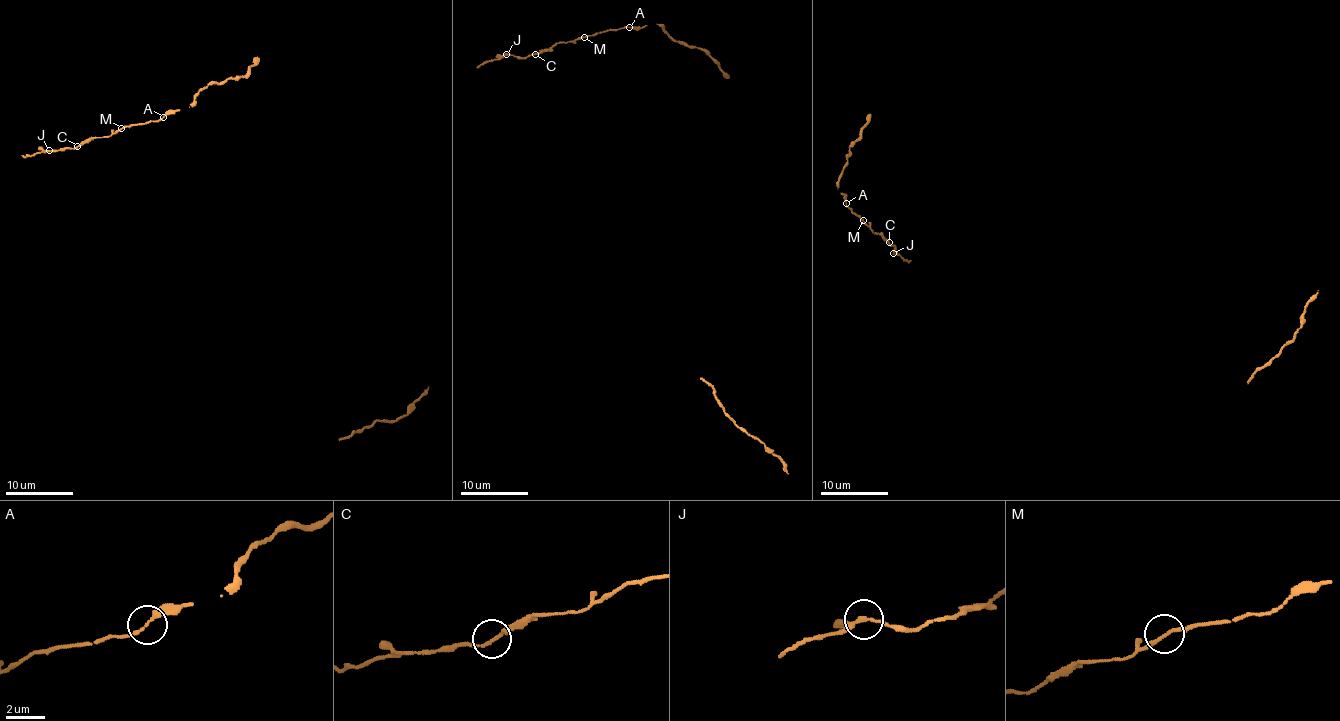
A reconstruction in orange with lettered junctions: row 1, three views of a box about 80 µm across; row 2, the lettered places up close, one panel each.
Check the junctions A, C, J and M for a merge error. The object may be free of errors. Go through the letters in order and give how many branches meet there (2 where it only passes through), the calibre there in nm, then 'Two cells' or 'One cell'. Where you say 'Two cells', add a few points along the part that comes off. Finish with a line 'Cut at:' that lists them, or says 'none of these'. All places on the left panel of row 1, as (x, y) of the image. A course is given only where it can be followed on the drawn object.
A: Branches: 2. Thickness 170 nm. One cell
C: Branches: 2. Thickness 150 nm. One cell
J: Branches: 3. Thickness 150 nm. Two cells. Course of the part to remove: (49, 150), (22, 156)
M: Branches: 2. Thickness 150 nm. One cell
Cut at: J

